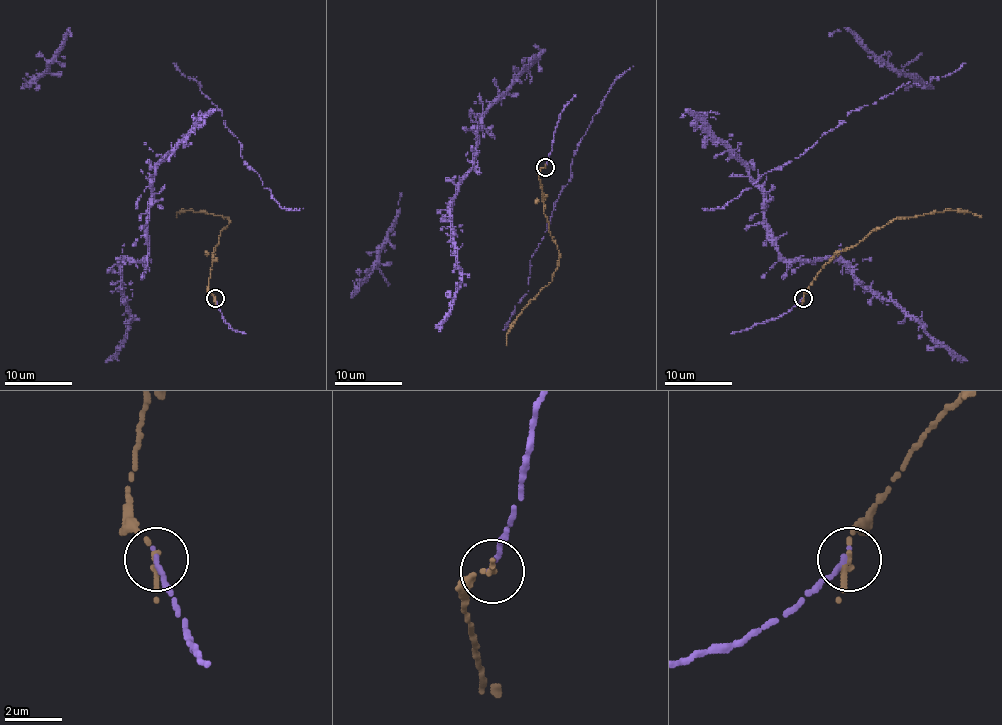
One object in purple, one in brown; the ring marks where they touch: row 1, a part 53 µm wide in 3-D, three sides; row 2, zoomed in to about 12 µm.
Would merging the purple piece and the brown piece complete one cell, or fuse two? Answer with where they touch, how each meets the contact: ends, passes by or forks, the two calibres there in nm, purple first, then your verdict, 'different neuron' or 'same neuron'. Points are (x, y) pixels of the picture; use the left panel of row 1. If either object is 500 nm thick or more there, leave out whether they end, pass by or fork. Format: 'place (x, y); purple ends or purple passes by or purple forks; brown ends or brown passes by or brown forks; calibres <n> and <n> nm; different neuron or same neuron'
place (215, 298); purple ends; brown ends; calibres 190 and 260 nm; same neuron

